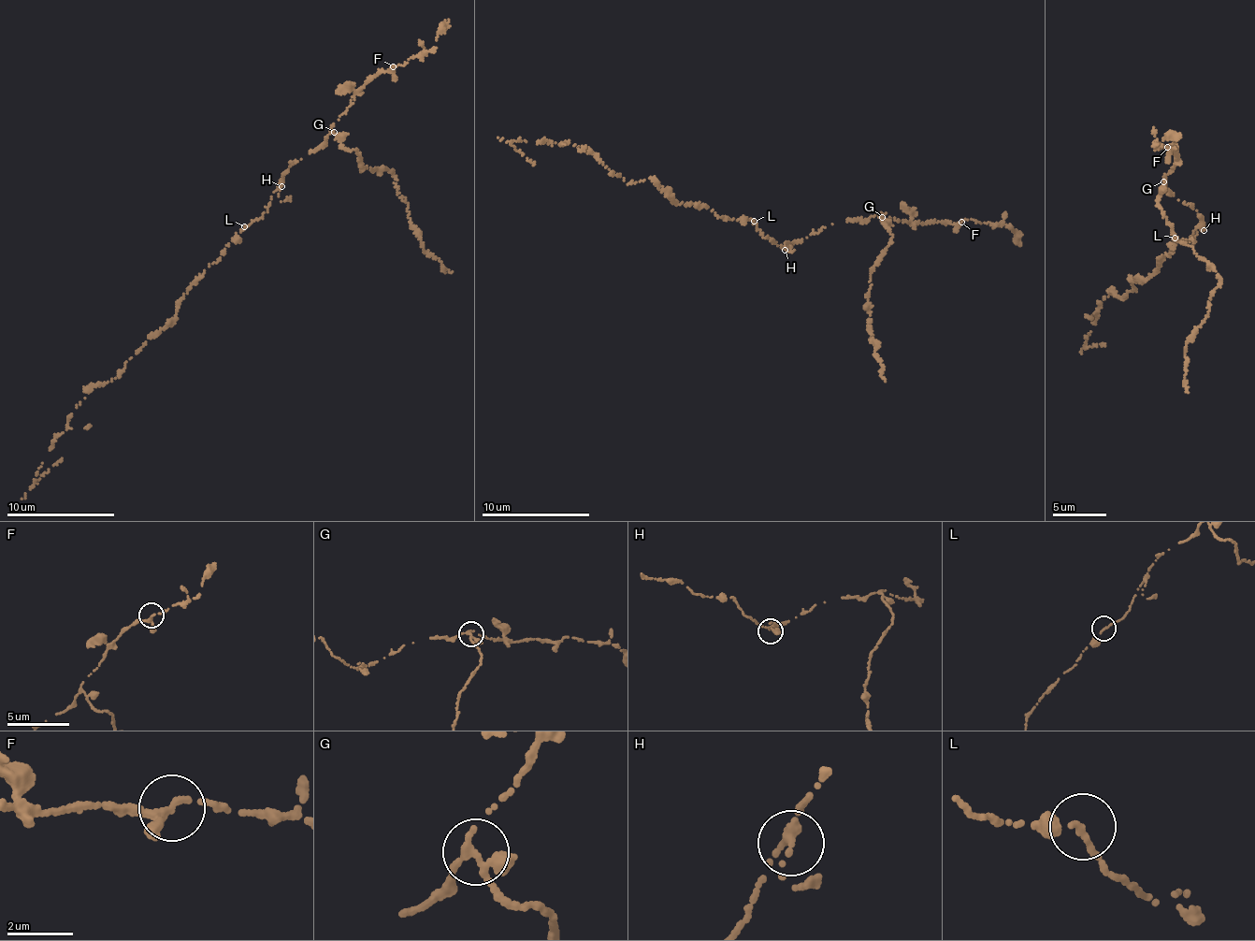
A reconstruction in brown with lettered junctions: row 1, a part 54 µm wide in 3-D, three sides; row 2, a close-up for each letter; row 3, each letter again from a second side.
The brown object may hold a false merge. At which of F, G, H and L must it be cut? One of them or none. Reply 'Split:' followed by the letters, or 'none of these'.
Split: G

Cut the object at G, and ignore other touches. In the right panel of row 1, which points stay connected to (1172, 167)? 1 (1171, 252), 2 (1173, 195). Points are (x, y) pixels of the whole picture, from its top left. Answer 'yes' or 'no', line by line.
1: yes
2: yes

